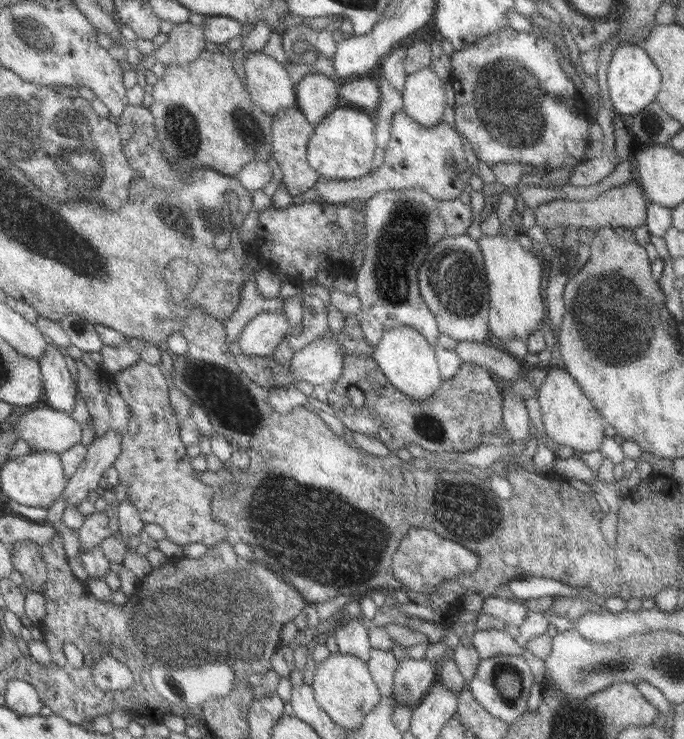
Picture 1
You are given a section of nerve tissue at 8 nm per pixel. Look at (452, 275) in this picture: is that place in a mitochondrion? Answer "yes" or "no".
yes

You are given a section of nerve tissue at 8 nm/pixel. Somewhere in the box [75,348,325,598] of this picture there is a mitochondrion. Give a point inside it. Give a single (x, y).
(229, 399)

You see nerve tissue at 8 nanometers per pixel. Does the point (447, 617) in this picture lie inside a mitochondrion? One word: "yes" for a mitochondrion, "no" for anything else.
no

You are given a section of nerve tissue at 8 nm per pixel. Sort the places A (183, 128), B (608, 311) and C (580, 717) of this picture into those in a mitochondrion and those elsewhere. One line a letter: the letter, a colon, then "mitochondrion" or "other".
A: mitochondrion
B: mitochondrion
C: mitochondrion

